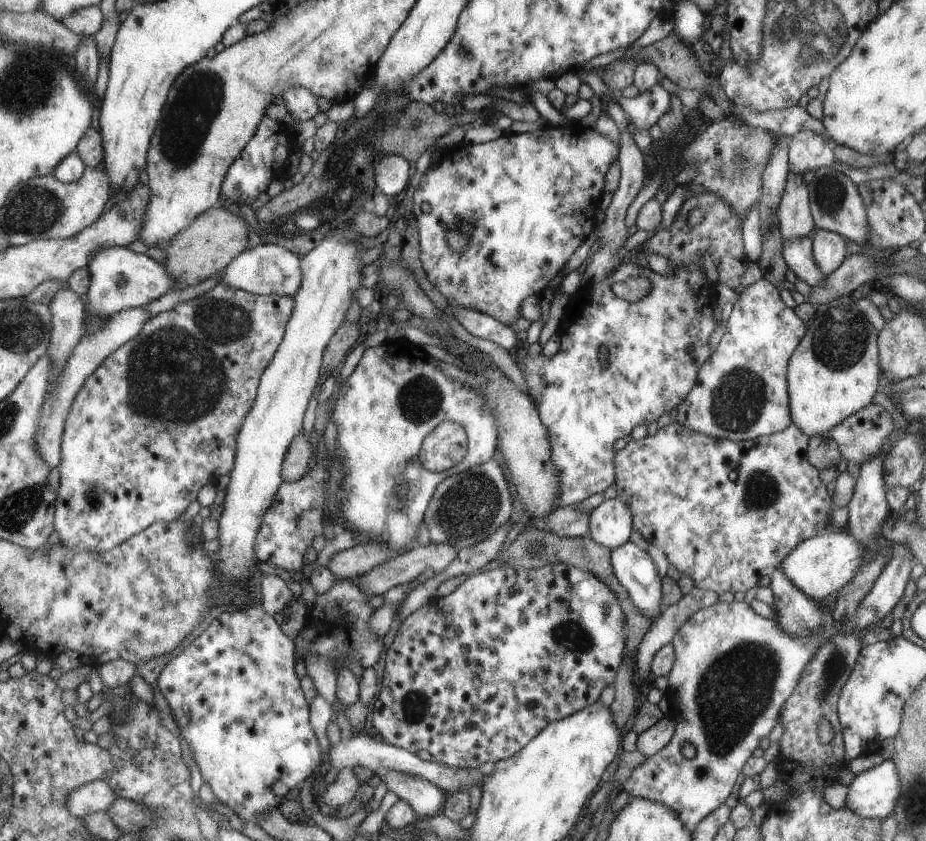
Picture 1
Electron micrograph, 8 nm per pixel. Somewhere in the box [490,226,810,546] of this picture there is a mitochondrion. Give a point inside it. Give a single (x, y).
(737, 401)

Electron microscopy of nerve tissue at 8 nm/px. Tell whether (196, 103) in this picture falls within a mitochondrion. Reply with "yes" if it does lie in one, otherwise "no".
yes

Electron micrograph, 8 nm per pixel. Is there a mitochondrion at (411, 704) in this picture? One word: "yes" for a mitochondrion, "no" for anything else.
yes

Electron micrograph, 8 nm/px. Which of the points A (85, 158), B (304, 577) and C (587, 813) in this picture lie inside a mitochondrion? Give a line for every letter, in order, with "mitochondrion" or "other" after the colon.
A: other
B: other
C: other

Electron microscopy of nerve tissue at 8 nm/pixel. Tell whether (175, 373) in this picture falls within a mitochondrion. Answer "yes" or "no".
yes

